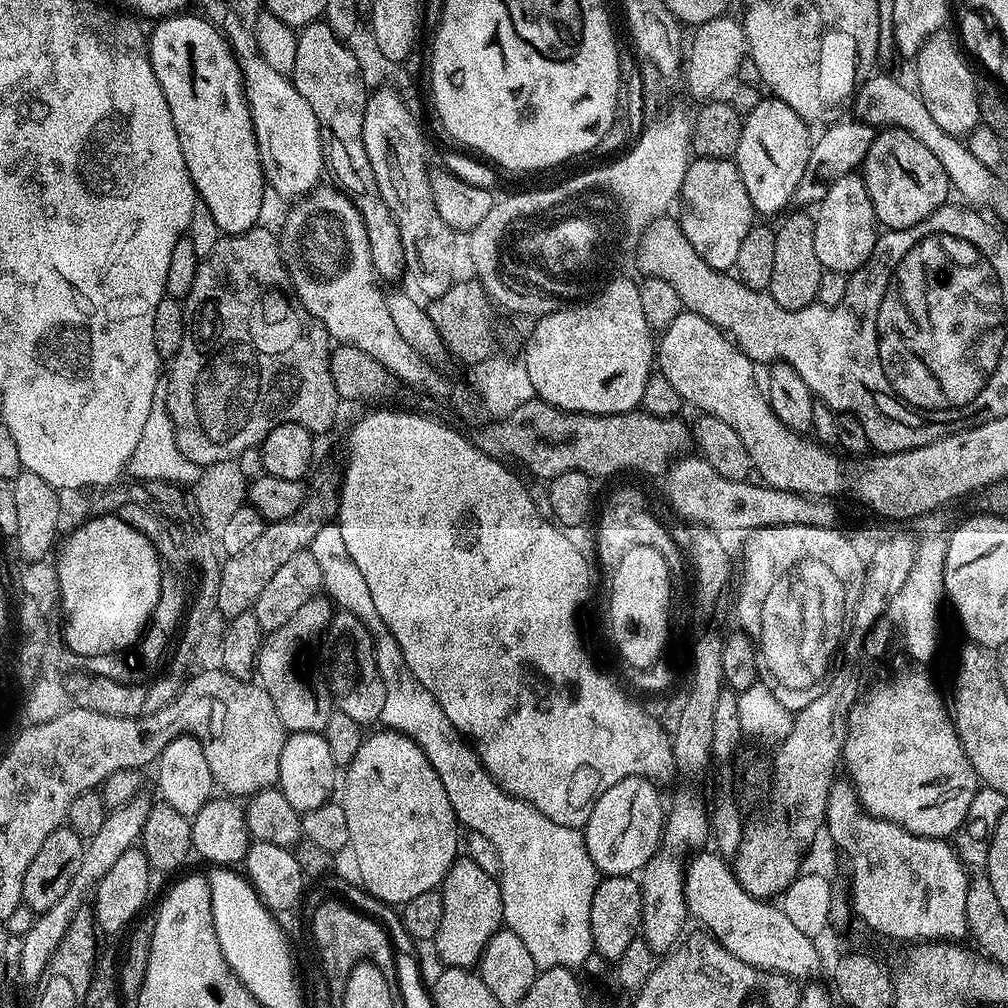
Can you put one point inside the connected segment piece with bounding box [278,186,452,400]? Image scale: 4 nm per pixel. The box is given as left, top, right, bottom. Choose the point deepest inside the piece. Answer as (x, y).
(326, 251)

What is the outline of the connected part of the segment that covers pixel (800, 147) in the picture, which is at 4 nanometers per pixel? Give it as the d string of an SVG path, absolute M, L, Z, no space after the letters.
M775 98L760 99L752 113L744 117L742 142L738 142L734 163L742 174L752 207L759 215L760 212L764 216L783 213L793 203L792 195L798 190L798 182L802 182L812 149L813 137L808 136L807 127L803 116Z

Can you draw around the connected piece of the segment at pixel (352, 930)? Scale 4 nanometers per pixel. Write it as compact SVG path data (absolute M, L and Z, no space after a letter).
M325 899L314 910L310 918L312 940L316 943L316 952L320 955L320 964L324 967L324 976L328 979L328 988L332 991L333 1005L339 1006L344 1001L344 987L350 970L355 964L371 962L389 978L395 974L395 952L392 941L384 926L368 915L355 910L347 902L339 899Z

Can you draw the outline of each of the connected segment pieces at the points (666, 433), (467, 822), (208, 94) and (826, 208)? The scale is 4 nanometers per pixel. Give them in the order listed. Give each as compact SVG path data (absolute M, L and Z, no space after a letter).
M535 398L523 403L508 417L490 423L489 428L471 433L470 439L472 445L487 456L498 461L509 456L543 482L551 482L558 474L567 472L585 472L587 476L599 478L627 468L664 474L693 443L689 425L682 421L671 416L651 416L643 410L613 416L587 416L584 412L564 412Z
M339 523L324 524L322 530L318 530L310 551L322 570L323 591L328 599L337 609L354 614L354 618L368 627L372 636L378 670L388 685L388 701L386 706L382 706L380 715L383 727L409 736L423 750L438 778L442 778L442 786L446 786L457 821L468 832L477 832L482 834L482 838L494 842L502 862L498 879L504 907L503 923L522 938L537 969L579 969L579 964L586 963L588 955L591 957L594 952L590 902L594 902L598 883L596 867L584 845L583 831L550 822L546 814L504 791L485 770L475 747L461 736L450 718L446 718L446 710L438 706L422 682L412 677L394 634L390 634L386 622L378 618L362 570L354 566L354 558L350 558L346 551Z
M188 15L166 16L157 23L160 25L148 36L148 57L150 66L154 66L154 78L158 78L162 94L166 94L166 106L170 106L170 118L174 118L182 158L186 158L186 170L190 170L199 203L210 206L210 214L214 214L221 233L237 236L261 223L266 181L258 142L254 138L248 99L244 96L244 79L223 31L203 15Z
M851 172L846 178L838 178L838 182L830 186L826 198L820 200L814 219L814 251L818 253L821 268L851 274L867 262L876 245L878 221L863 175Z

